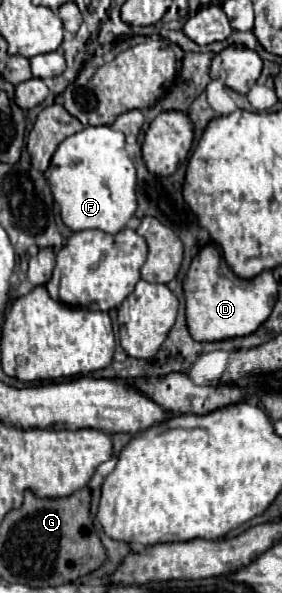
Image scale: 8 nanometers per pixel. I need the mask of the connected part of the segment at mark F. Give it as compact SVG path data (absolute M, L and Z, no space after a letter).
M85 127L67 137L55 151L47 169L53 199L59 205L61 219L71 231L99 229L117 233L125 229L127 221L137 209L135 197L135 167L125 151L125 135L111 127Z

